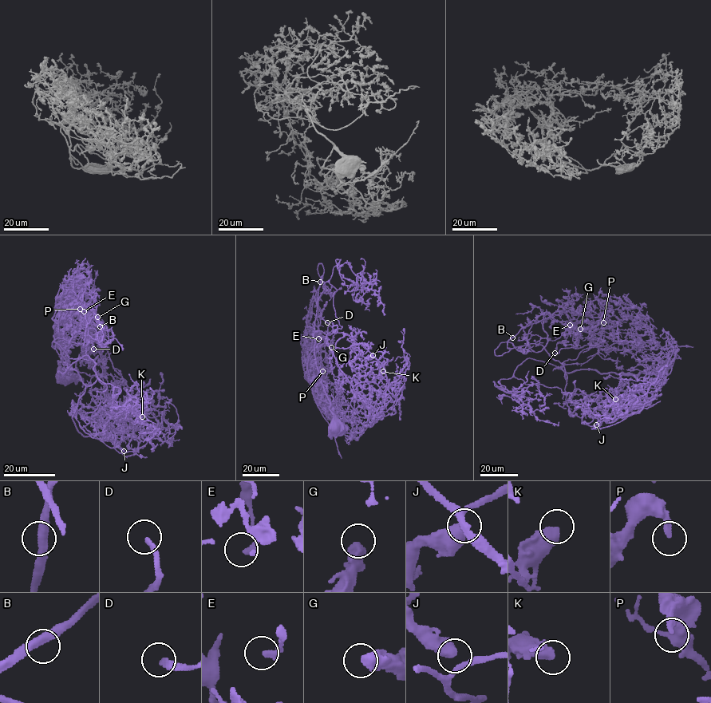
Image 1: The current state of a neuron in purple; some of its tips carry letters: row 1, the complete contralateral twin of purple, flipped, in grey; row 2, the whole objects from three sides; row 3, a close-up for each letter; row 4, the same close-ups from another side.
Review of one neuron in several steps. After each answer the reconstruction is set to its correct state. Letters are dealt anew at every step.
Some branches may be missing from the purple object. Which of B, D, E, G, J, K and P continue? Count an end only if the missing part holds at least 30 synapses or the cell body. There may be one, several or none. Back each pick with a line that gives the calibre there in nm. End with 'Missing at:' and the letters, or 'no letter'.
Missing at: no letter

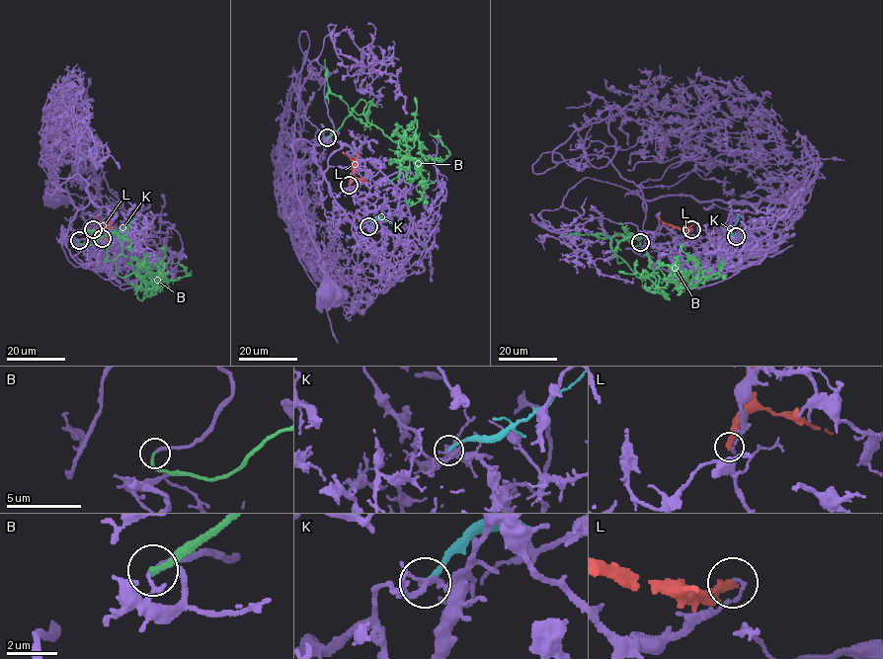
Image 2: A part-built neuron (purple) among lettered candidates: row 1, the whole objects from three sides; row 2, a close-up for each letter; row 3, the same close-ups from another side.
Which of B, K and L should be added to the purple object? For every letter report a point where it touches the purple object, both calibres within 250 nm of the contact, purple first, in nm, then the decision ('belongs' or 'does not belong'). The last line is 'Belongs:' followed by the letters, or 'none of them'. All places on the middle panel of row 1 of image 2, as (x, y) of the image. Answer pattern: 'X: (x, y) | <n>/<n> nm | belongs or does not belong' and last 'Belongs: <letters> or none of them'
B: (327, 137) | 170/240 nm | belongs
K: (368, 226) | 200/240 nm | does not belong
L: (349, 185) | 130/360 nm | does not belong
Belongs: B

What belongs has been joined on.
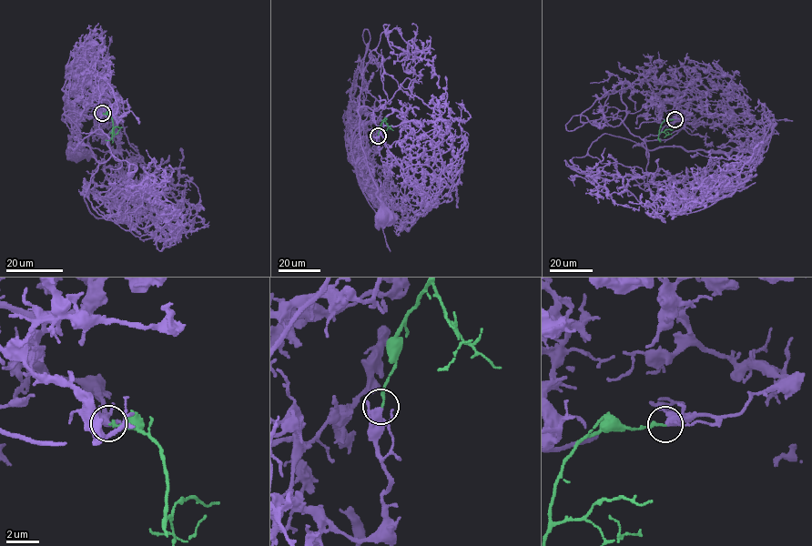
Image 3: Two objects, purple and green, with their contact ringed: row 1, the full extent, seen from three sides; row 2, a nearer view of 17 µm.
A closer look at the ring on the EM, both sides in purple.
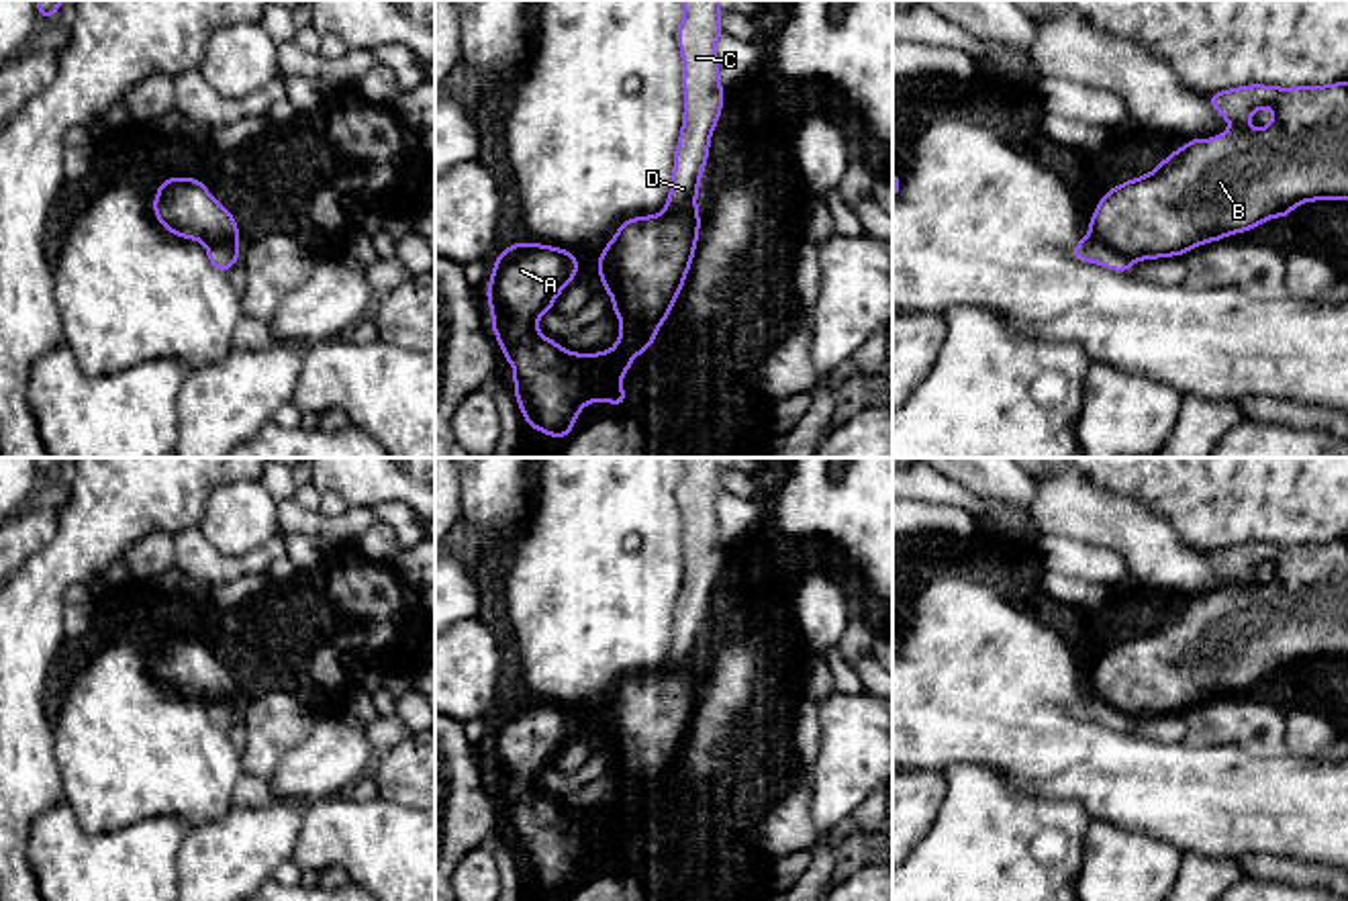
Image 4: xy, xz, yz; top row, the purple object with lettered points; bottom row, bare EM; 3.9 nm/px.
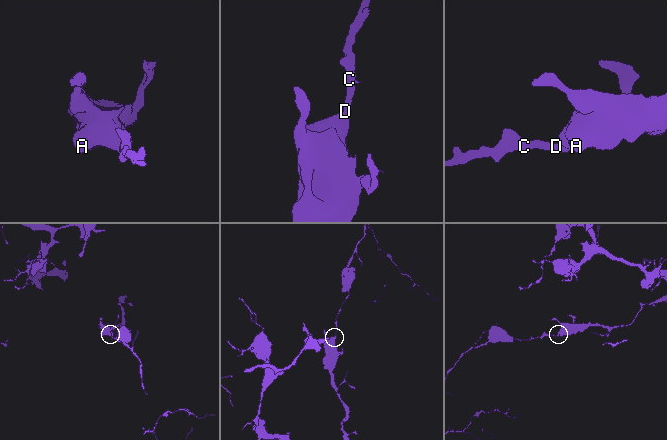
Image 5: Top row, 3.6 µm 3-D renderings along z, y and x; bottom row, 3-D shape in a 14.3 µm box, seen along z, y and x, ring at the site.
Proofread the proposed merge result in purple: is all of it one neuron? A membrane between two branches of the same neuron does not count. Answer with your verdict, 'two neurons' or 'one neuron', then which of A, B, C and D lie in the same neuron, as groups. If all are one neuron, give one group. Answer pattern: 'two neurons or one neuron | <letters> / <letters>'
two neurons | A B / C D

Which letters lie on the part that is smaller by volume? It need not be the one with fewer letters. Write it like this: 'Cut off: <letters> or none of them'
Cut off: C, D

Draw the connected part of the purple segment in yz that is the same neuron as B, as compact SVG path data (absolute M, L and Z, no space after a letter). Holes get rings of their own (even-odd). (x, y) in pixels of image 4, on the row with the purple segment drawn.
M1348 82L1328 86L1244 86L1207 96L1234 127L1213 139L1193 139L1136 180L1111 188L1097 204L1089 229L1095 239L1129 262L1181 257L1191 247L1244 233L1285 217L1309 200L1348 200ZM1270 106L1274 118L1248 131L1250 116Z

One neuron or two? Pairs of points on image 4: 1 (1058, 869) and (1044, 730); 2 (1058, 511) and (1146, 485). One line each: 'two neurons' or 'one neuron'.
1: two neurons
2: two neurons

